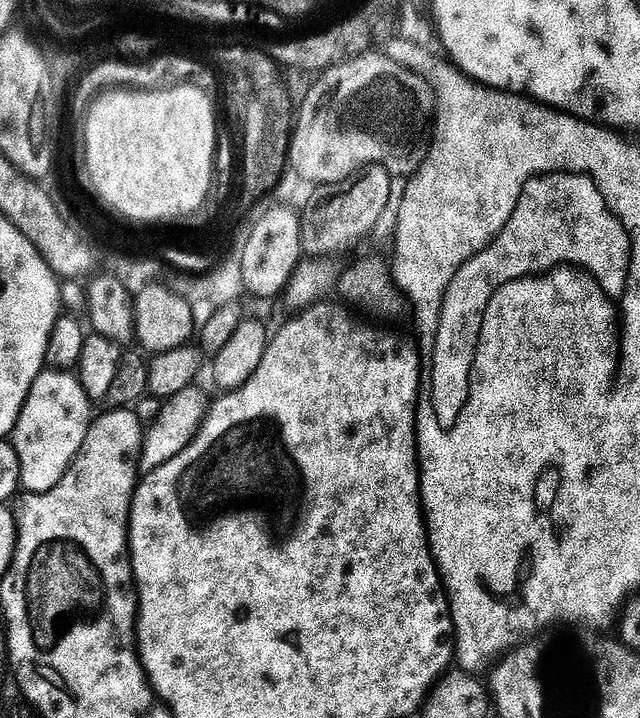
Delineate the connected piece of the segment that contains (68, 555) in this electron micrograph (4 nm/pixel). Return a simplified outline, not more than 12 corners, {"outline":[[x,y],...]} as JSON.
{"outline":[[72,546],[36,558],[34,652],[58,614],[96,602],[92,570]]}

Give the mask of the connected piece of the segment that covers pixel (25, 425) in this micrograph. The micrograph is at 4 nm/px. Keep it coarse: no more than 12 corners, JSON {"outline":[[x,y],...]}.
{"outline":[[45,370],[10,443],[24,492],[68,473],[94,419],[79,375]]}

